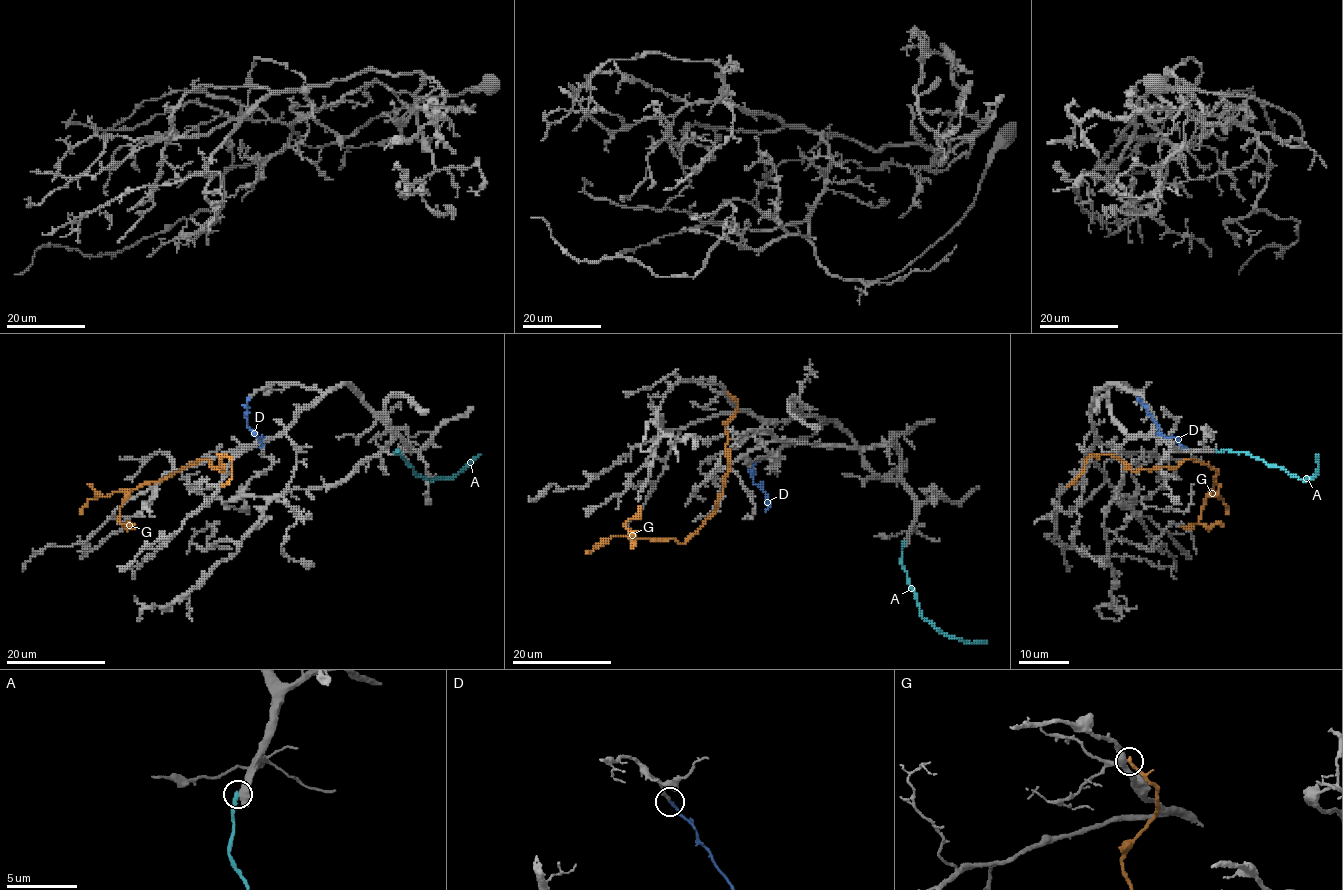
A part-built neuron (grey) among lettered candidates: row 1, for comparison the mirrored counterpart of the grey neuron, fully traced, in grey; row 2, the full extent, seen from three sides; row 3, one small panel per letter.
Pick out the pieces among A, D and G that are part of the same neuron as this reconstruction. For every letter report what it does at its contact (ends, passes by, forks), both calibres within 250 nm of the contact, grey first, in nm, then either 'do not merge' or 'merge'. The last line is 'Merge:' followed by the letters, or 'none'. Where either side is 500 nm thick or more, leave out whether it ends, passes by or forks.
A: it ends | 400/260 nm | do not merge
D: it ends | 220/180 nm | merge
G: it ends | 360/260 nm | do not merge
Merge: D

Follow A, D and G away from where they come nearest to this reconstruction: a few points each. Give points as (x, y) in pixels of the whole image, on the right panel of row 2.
A: (1217, 451), (1245, 452), (1280, 466), (1292, 476), (1306, 478), (1312, 478), (1317, 471), (1316, 454)
D: (1137, 398), (1157, 426), (1187, 446)
G: (1067, 486), (1101, 455), (1133, 471), (1200, 461), (1218, 472), (1210, 495), (1223, 498), (1225, 515)

